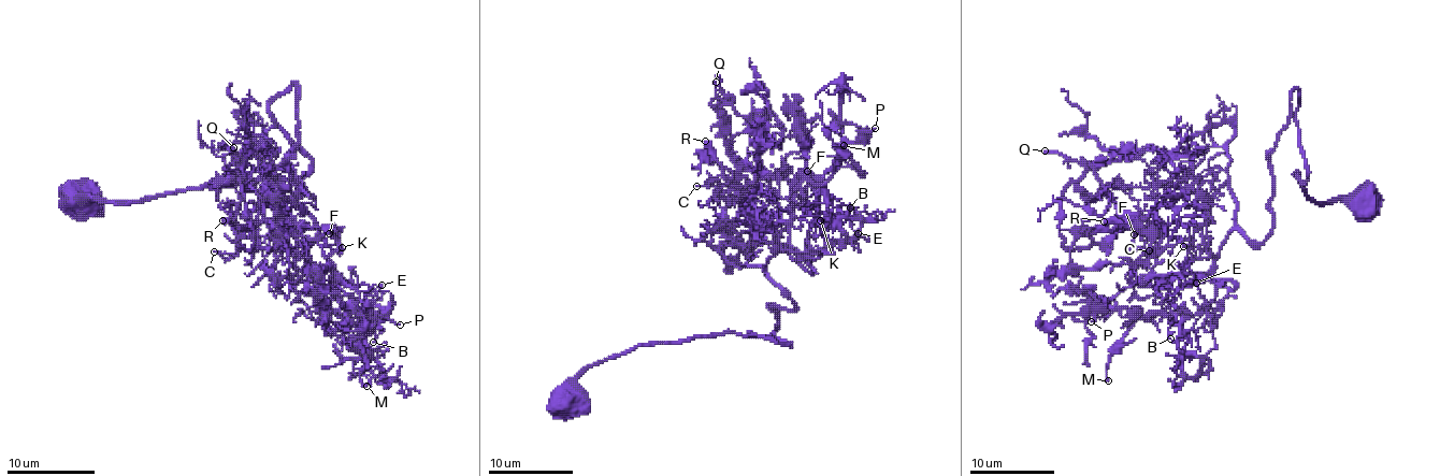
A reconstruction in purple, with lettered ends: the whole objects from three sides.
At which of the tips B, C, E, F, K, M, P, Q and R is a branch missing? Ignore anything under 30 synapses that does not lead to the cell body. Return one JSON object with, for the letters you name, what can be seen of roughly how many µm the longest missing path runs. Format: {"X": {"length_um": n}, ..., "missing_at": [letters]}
{"Q": {"length_um": 15}, "missing_at": ["Q"]}

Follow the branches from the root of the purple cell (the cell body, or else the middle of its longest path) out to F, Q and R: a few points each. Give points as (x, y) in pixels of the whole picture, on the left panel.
F: (76, 201), (298, 181), (269, 110), (293, 84), (313, 289), (329, 233)
Q: (76, 201), (298, 181), (311, 158), (269, 110), (293, 84), (311, 243), (271, 160), (233, 147)
R: (76, 201), (298, 181), (269, 110), (293, 84), (318, 235), (267, 178), (258, 222), (222, 220)

